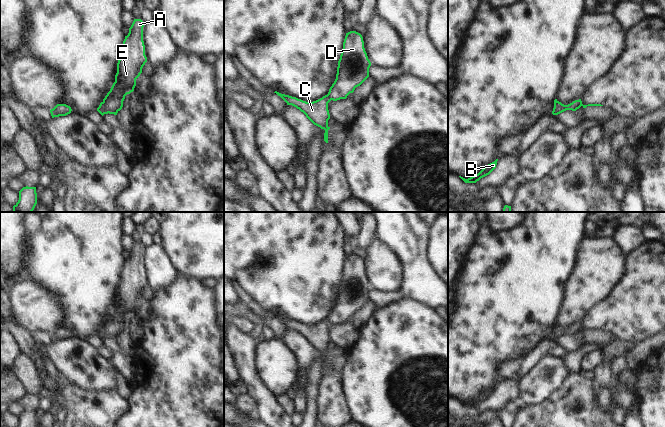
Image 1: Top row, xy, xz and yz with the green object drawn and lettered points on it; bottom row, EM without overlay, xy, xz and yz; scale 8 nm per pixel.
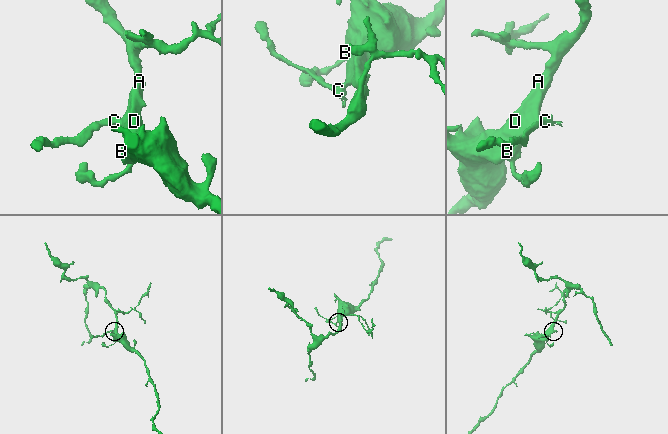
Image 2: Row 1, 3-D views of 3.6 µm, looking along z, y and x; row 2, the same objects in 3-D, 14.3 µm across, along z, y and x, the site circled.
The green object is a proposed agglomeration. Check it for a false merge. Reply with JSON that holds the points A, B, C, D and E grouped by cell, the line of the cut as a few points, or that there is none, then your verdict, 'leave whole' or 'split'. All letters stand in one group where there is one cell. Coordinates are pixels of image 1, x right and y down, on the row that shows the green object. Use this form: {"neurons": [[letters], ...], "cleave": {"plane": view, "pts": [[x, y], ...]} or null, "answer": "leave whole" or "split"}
{"neurons": [["A", "B", "D", "E"], ["C"]], "cleave": {"plane": "xy", "pts": [[102, 102], [108, 112]]}, "answer": "split"}

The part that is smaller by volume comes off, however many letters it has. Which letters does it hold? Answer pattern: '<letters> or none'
C

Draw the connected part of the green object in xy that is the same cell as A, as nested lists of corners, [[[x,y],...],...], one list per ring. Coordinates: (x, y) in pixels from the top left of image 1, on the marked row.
[[[134,19],[123,41],[115,82],[103,99],[103,104],[109,114],[117,115],[122,109],[125,96],[134,91],[136,79],[147,62],[143,41],[144,24],[145,22],[141,19]]]

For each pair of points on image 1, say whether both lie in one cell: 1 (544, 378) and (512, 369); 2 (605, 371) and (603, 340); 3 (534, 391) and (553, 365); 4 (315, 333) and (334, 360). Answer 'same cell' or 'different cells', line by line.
1: different cells
2: different cells
3: same cell
4: same cell

